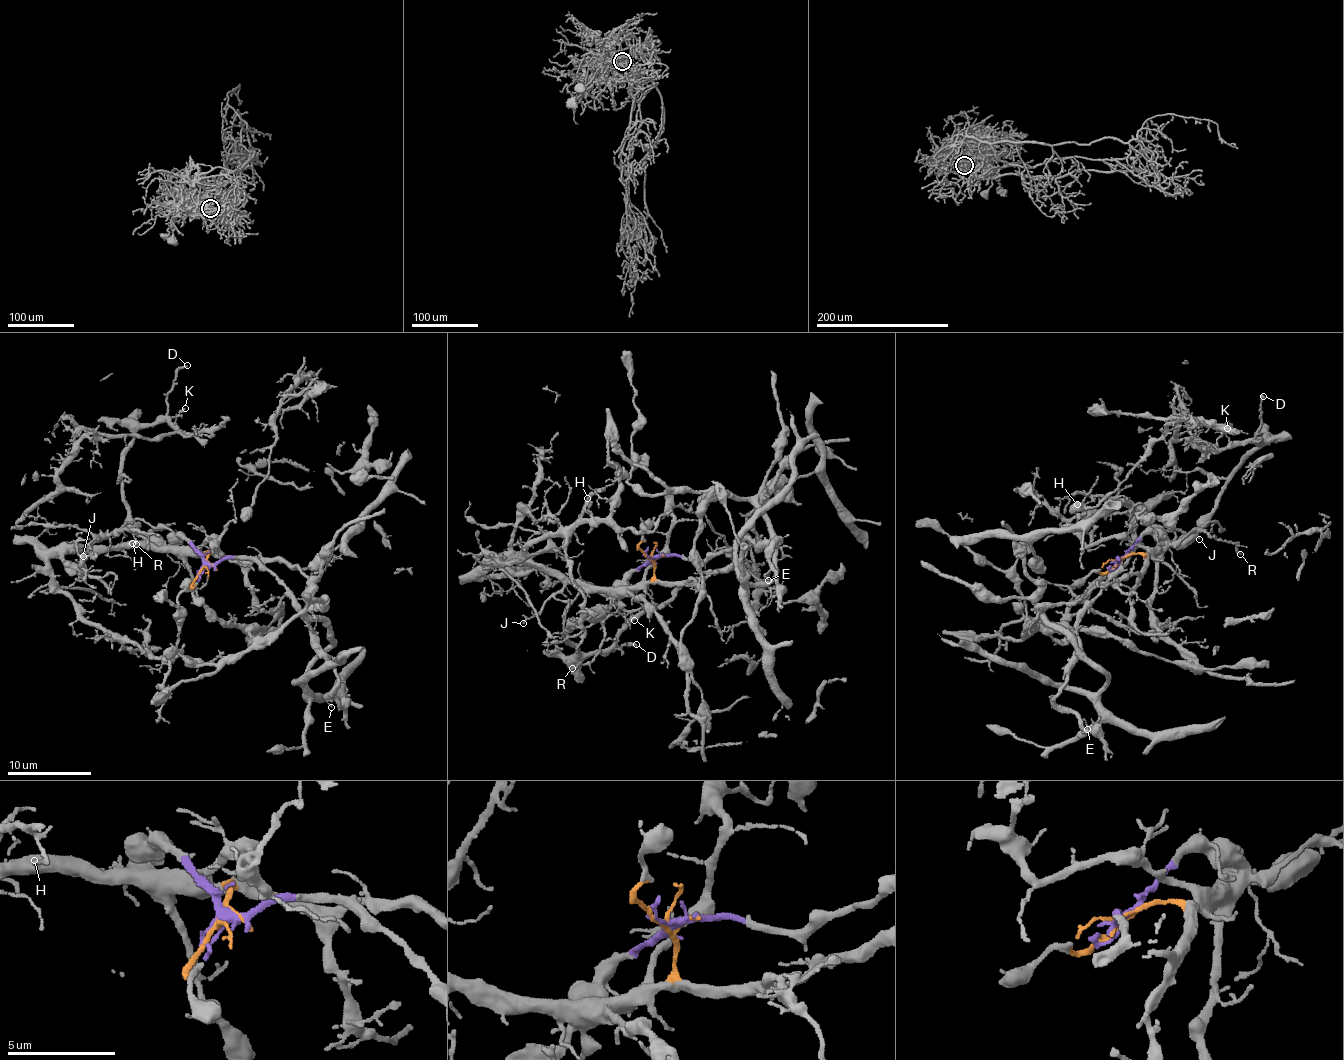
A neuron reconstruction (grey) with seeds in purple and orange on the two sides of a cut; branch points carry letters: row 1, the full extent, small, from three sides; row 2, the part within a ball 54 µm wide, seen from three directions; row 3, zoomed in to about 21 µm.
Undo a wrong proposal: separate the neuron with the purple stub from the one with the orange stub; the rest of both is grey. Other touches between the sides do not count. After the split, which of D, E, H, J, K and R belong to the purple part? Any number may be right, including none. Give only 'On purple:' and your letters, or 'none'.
On purple: D, E, K

